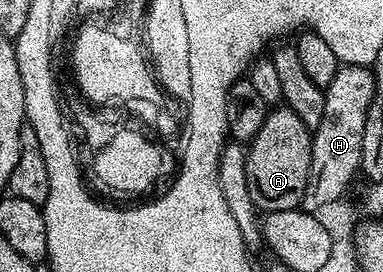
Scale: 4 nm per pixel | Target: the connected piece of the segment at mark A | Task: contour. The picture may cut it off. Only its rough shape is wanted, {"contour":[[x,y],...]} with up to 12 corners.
{"contour":[[286,105],[246,147],[264,213],[295,211],[310,177],[312,131]]}

